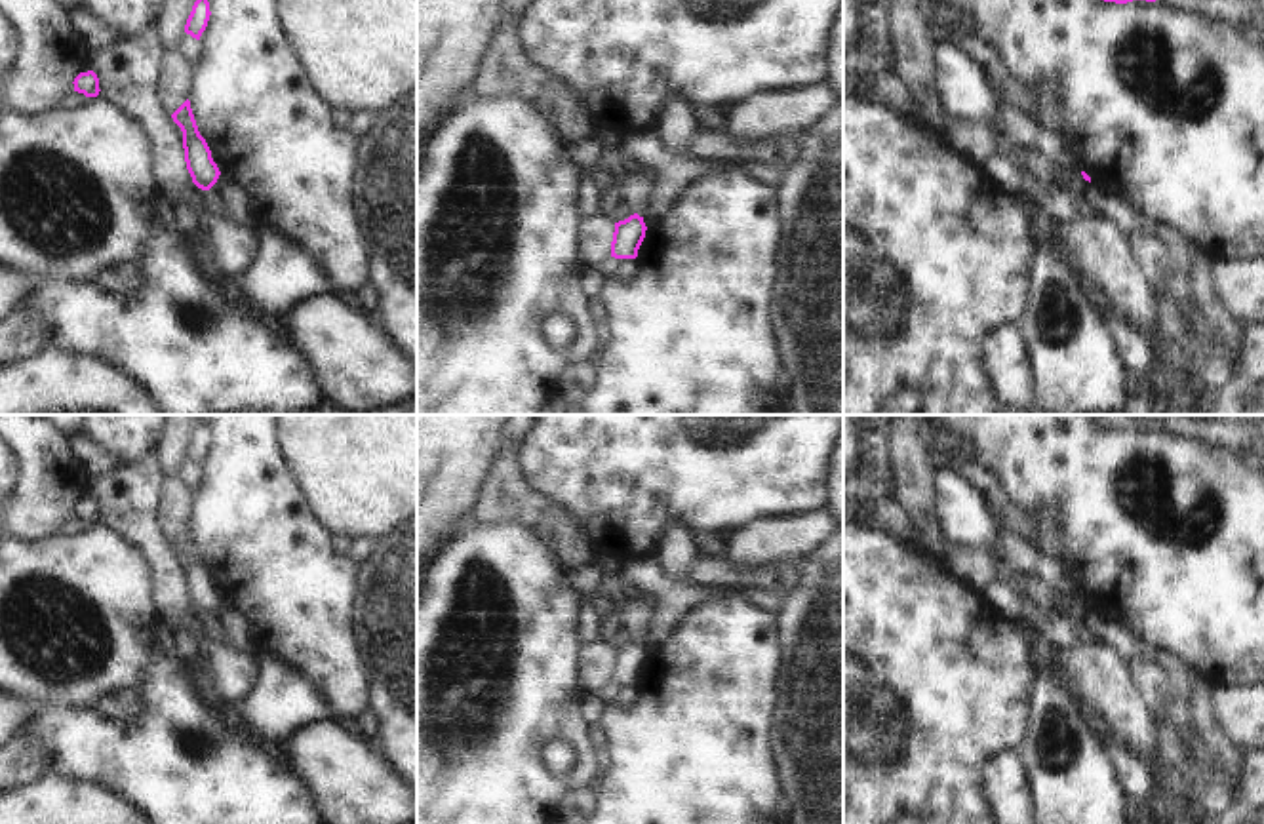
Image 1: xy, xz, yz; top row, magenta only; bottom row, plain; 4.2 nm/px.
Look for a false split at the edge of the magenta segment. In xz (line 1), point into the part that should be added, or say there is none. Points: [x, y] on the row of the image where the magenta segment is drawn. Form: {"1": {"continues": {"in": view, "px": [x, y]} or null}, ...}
{"1": {"continues": null}}

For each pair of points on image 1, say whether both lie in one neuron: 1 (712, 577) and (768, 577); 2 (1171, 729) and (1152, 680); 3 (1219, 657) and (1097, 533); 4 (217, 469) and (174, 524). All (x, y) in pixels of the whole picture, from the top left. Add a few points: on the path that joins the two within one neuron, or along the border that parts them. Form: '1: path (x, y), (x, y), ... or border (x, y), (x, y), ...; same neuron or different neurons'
1: path (726, 577), (754, 577); same neuron
2: path (1171, 718), (1156, 691); same neuron
3: path (1188, 627), (1125, 564); same neuron
4: border (193, 486), (193, 510), (187, 524); different neurons

